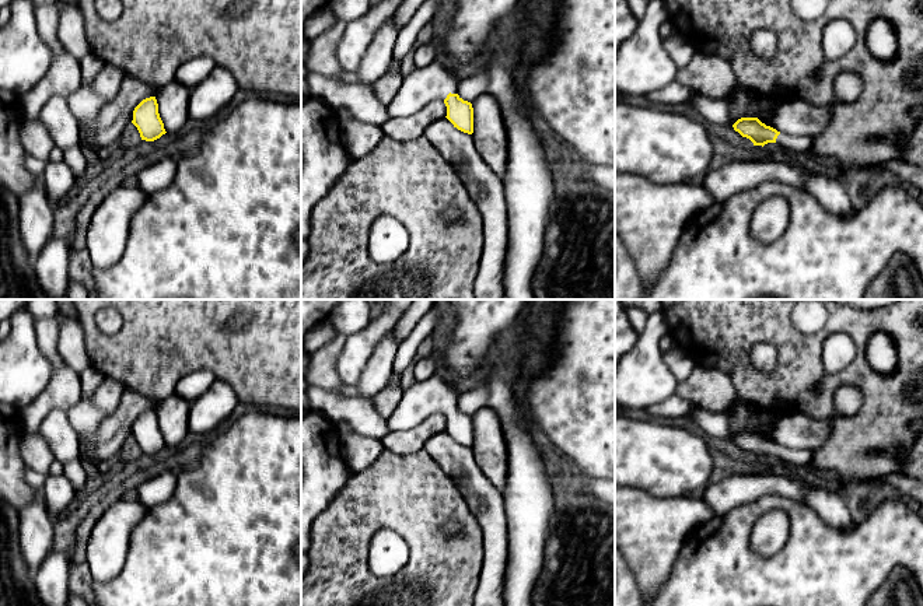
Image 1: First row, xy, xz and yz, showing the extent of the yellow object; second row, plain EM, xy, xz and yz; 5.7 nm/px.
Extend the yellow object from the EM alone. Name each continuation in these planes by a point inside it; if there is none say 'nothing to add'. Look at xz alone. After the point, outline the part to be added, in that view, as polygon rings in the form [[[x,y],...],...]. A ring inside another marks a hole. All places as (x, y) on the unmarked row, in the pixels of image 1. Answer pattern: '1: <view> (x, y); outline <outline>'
1: xz (434, 395); outline [[[438,372],[416,381],[402,390],[399,404],[387,420],[388,431],[416,428],[431,414],[444,414],[450,406],[458,407],[458,397],[455,382]]]

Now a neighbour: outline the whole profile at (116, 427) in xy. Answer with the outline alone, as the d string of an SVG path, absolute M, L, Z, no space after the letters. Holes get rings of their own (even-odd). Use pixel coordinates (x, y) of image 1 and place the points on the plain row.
M125 389L118 409L109 414L95 434L94 458L90 463L98 466L109 460L133 434L134 421L146 411L155 410L157 400L133 389Z

